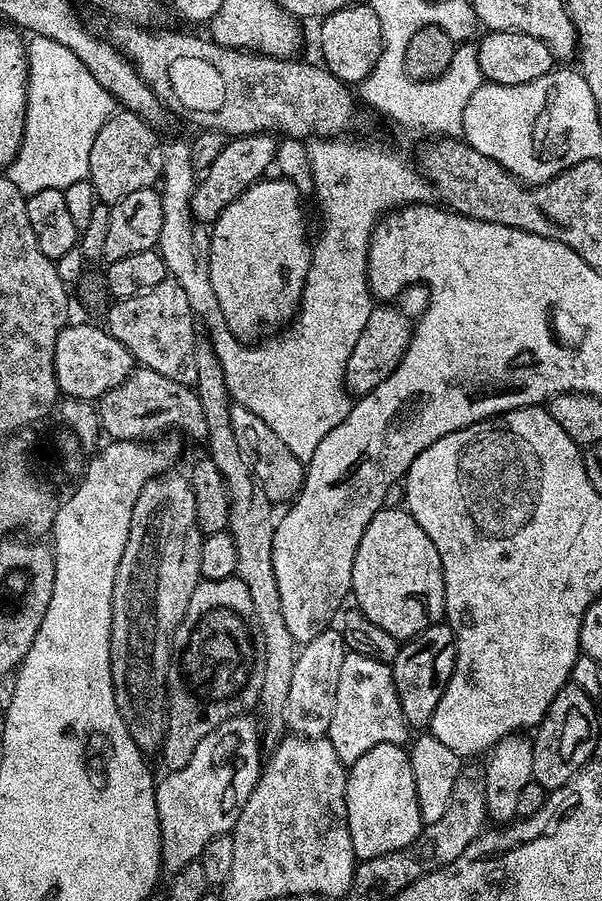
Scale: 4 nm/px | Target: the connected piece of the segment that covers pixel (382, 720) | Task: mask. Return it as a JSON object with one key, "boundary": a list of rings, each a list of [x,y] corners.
{"boundary":[[[351,650],[345,651],[342,674],[338,674],[334,718],[330,718],[326,738],[334,746],[338,758],[345,766],[358,762],[358,758],[362,758],[366,750],[374,750],[374,746],[379,744],[404,746],[409,743],[410,729],[398,702],[389,665]]]}

